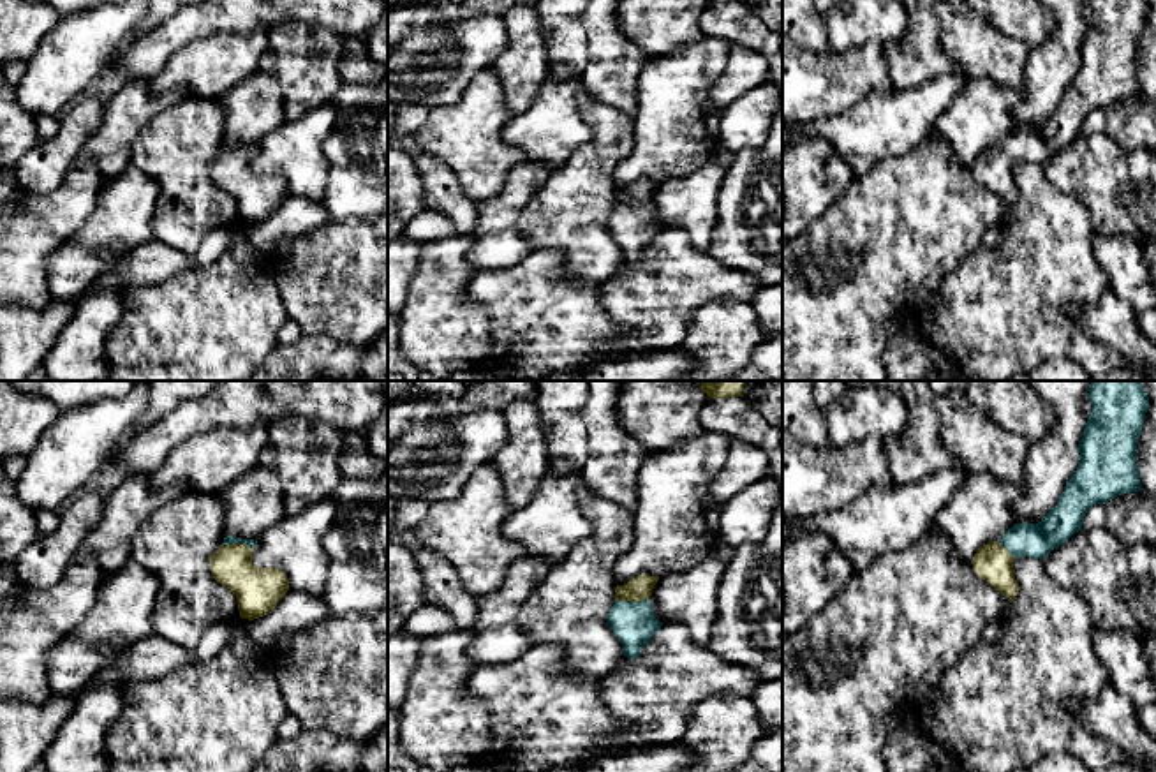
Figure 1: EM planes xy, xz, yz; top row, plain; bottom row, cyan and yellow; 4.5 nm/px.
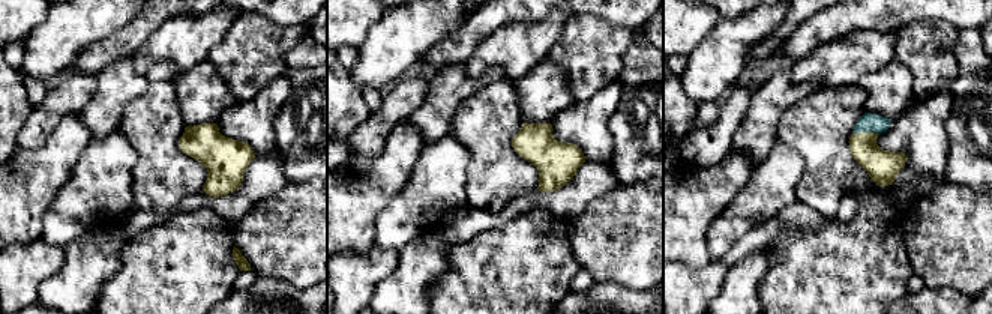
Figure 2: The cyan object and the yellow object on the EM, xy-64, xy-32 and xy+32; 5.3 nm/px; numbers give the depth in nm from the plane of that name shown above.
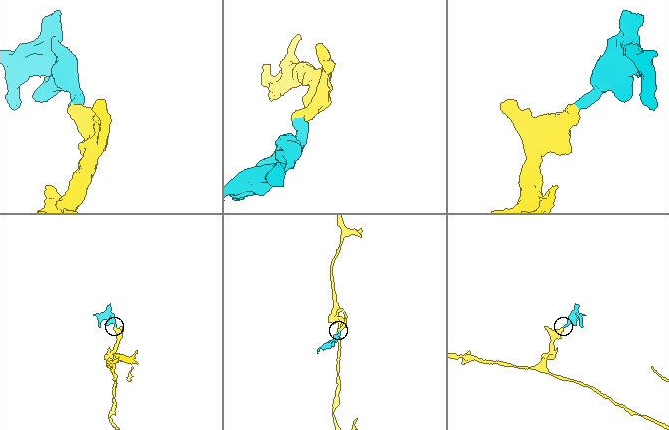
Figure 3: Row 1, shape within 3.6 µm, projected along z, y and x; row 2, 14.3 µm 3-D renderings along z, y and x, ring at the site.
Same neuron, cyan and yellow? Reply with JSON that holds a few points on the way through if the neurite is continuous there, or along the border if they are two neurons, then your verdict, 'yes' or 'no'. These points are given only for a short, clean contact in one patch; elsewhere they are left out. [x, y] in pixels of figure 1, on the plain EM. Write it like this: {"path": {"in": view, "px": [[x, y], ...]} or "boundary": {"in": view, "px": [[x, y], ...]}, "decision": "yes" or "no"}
{"path": {"in": "xz", "px": [[635, 230], [633, 208], [640, 192]]}, "decision": "yes"}

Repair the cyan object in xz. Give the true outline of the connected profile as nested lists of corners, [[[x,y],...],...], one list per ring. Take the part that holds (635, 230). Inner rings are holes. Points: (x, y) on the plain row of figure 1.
[[[645,178],[617,190],[617,206],[608,219],[608,229],[624,250],[624,261],[629,264],[638,263],[643,252],[661,234],[661,227],[654,222],[652,194],[659,182]]]

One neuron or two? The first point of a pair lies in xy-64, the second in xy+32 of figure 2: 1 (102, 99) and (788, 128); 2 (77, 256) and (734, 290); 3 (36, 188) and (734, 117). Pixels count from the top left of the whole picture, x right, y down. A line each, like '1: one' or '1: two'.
1: two
2: one
3: two

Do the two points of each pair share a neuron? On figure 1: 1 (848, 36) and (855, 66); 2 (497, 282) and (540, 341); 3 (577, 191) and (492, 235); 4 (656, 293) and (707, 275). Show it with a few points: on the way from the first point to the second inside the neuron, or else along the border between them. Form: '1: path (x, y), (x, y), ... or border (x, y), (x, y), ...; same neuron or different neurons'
1: border (883, 44), (864, 43), (844, 51), (829, 50); different neurons
2: path (511, 296), (540, 326); same neuron
3: border (540, 187), (522, 210), (517, 226), (529, 251); different neurons
4: path (668, 284), (674, 279), (695, 279); same neuron

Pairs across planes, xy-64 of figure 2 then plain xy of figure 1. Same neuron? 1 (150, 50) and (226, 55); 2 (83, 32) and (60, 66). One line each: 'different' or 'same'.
1: same
2: same

